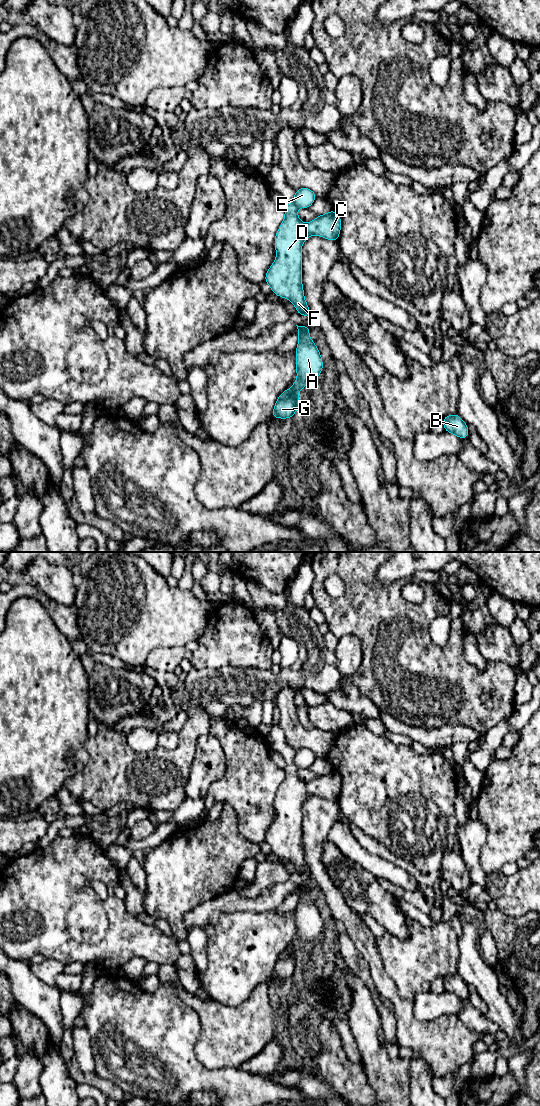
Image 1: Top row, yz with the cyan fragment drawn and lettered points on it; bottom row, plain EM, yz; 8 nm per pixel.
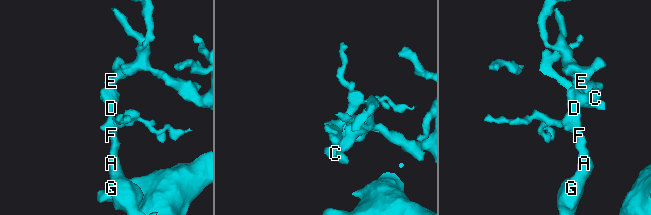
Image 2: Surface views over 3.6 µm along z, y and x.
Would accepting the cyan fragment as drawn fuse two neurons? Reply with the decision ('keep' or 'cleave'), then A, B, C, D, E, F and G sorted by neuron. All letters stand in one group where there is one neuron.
cleave; A C D F G / B E

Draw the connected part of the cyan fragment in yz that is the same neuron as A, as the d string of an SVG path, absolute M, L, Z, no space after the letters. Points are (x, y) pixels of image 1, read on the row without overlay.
M297 886L299 901L296 907L296 932L297 940L292 944L291 949L284 950L278 957L274 970L271 974L274 978L292 978L294 973L300 968L298 953L306 945L312 944L320 935L323 929L323 921L315 902L309 897L309 886Z

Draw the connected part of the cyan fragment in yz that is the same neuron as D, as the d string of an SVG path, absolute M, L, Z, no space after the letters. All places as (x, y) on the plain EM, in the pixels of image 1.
M294 763L286 764L284 768L285 778L275 795L276 819L267 830L264 841L274 854L292 862L298 874L310 879L312 875L305 861L302 845L301 808L311 795L338 801L341 777L331 770L309 783L304 783L300 781L297 770Z

